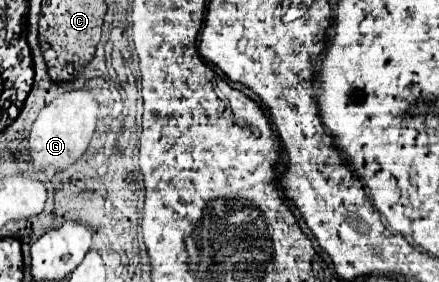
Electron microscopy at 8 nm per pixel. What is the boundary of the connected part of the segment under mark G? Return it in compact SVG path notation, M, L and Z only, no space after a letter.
M86 86L66 90L56 100L46 104L38 114L36 122L32 124L32 130L28 136L28 152L36 168L46 172L58 172L70 166L72 162L76 162L88 148L88 142L94 134L98 108L100 104L96 100L96 92Z

